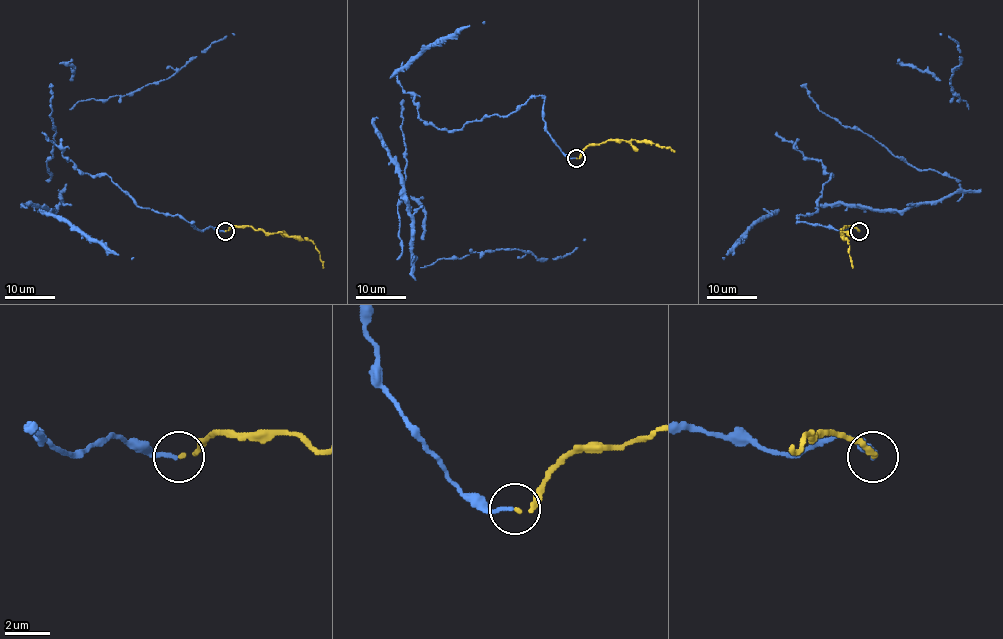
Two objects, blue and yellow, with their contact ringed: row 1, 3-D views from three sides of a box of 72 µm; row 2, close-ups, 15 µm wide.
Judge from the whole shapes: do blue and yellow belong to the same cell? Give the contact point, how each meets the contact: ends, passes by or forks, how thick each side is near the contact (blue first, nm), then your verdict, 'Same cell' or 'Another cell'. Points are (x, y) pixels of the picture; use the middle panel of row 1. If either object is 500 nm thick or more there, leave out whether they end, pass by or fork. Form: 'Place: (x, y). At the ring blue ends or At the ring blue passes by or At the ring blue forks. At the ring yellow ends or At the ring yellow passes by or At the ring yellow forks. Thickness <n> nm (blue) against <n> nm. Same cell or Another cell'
Place: (576, 158). At the ring blue ends. At the ring yellow ends. Thickness 190 nm (blue) against 150 nm. Same cell

